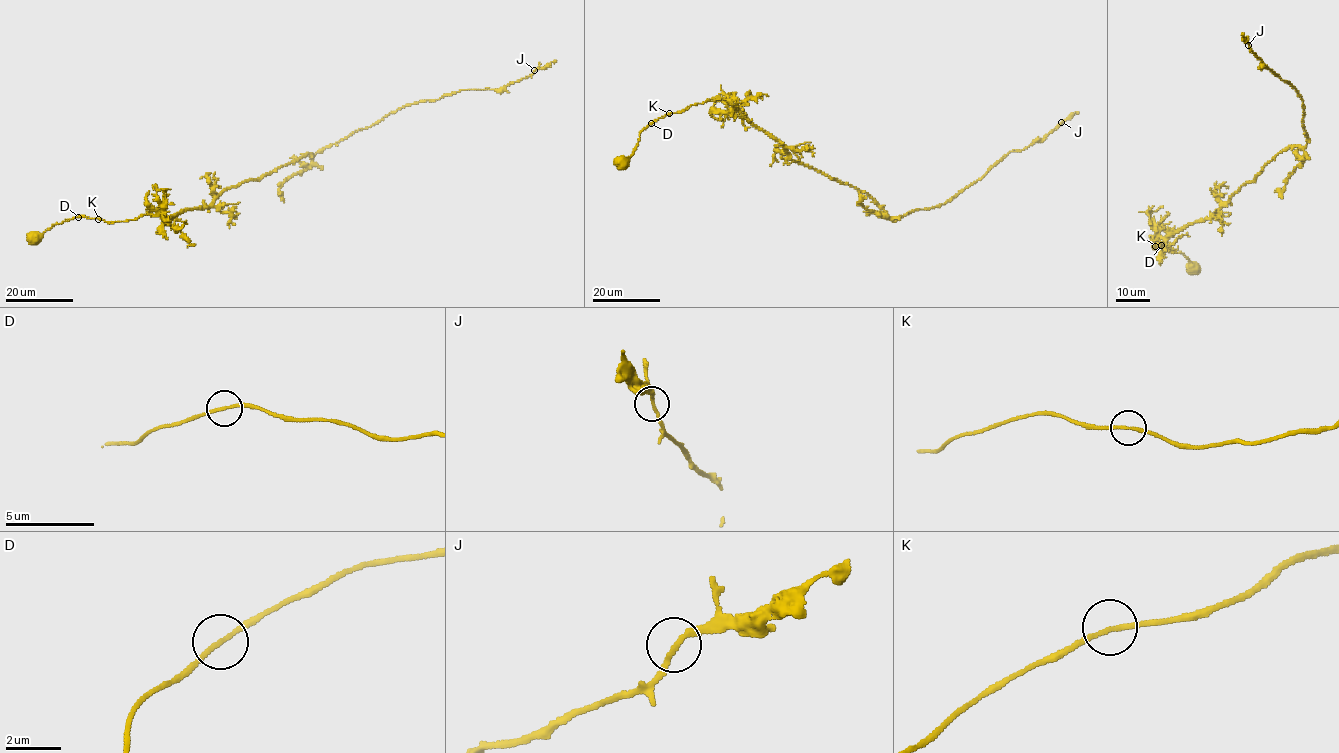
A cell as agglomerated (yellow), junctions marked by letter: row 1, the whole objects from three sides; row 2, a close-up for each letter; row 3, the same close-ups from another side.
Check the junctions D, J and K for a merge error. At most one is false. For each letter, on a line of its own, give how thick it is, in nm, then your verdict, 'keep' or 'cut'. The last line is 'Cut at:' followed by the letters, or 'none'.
D: 170 nm thick; keep
J: 180 nm thick; keep
K: 180 nm thick; keep
Cut at: none

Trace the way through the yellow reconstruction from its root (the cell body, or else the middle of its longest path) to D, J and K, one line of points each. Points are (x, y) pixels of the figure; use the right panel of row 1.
D: (1190, 267), (1182, 254), (1169, 252), (1161, 245)
J: (1190, 267), (1151, 238), (1210, 219), (1282, 151), (1307, 142), (1298, 92), (1248, 45)
K: (1190, 267), (1181, 253), (1155, 246)

